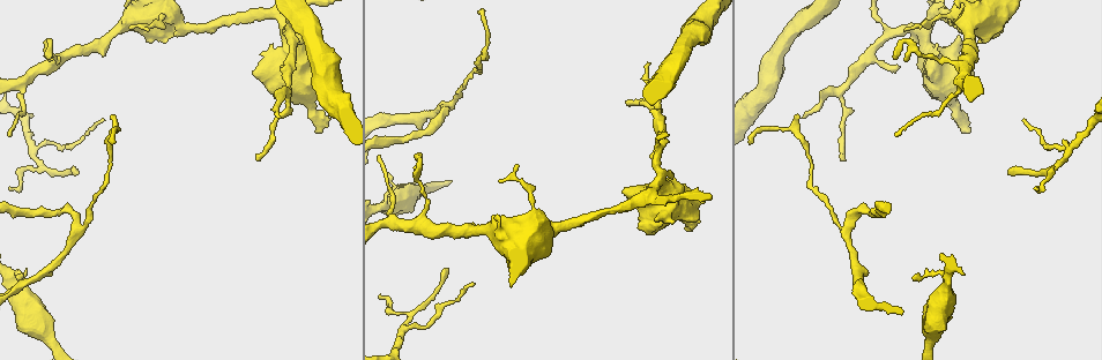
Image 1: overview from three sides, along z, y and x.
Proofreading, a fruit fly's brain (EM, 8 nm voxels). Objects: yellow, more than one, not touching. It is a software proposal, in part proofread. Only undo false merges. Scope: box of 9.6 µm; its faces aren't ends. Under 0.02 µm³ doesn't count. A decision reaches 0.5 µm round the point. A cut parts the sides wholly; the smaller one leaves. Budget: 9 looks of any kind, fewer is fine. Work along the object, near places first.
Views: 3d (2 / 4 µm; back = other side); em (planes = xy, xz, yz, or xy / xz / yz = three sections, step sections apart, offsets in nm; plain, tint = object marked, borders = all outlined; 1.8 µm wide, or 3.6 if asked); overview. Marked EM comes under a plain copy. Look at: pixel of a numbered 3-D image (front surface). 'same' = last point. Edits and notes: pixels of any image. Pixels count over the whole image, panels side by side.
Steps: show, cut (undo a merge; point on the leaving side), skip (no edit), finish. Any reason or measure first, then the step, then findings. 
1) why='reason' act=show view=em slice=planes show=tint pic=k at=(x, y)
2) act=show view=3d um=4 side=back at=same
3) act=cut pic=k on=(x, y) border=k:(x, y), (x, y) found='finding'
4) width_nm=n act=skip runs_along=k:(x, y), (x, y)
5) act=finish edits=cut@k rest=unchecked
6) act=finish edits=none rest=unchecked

why='three arms meet' act=show view=3d um=4 pic=1 at=(844, 231)

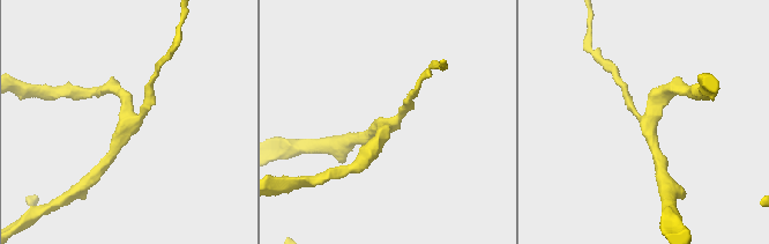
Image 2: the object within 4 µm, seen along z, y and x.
arms=3 act=show view=em um=3.6 slice=planes show=tint pic=2 at=(386, 123)

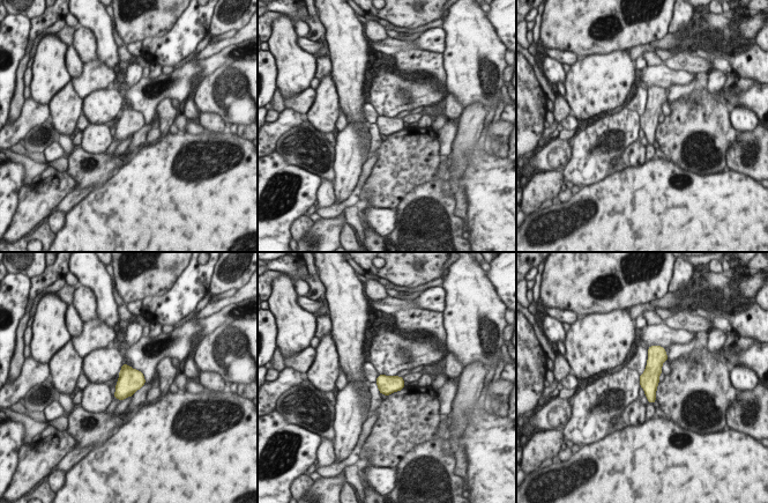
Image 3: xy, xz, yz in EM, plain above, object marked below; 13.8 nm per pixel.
act=skip runs_along=3:(653, 349), (651, 399) found='continuous, no second neuron'

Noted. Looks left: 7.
why='a fork' act=show view=em slice=xz step=4 show=tint pic=1 at=(54, 64)

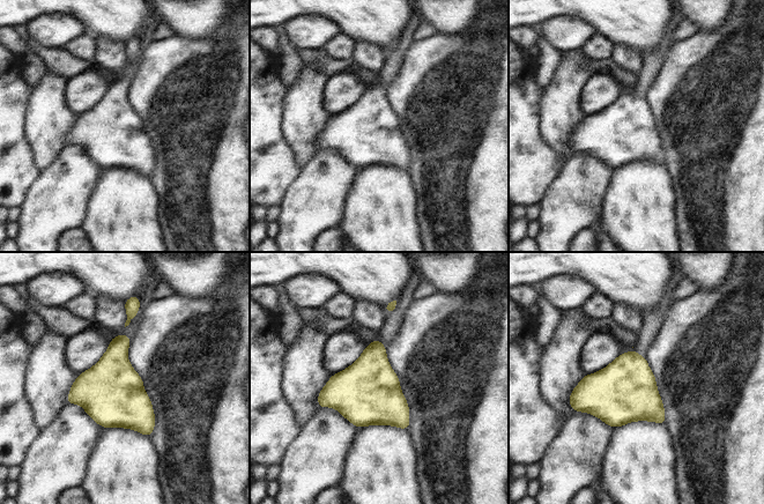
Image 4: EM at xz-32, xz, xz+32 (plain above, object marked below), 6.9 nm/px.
why='cut it another way' act=show view=em slice=yz step=4 show=tint at=same

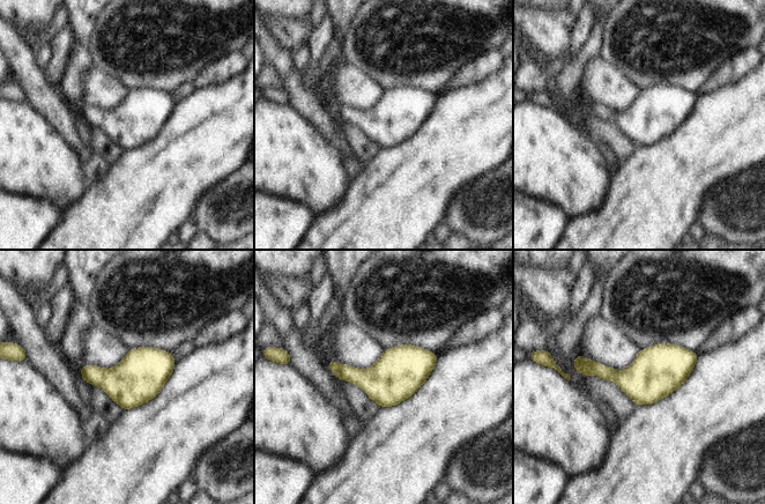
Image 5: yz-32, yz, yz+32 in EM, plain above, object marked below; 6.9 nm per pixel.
width_nm=340 act=skip found='continuous, no second neuron'

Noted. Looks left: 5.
why='sharp bend' act=show view=em um=3.6 slice=xz step=8 show=tint pic=1 at=(534, 244)

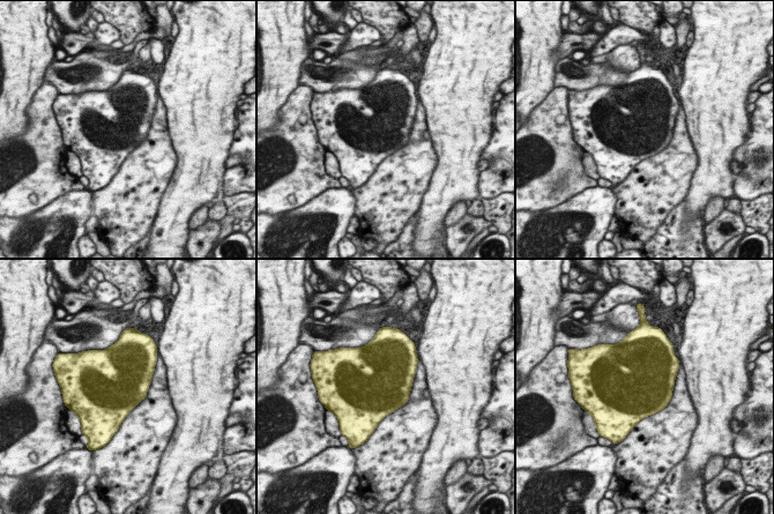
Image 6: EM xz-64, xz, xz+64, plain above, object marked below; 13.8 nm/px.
why='cut it another way' act=show view=em um=3.6 slice=planes show=tint at=same

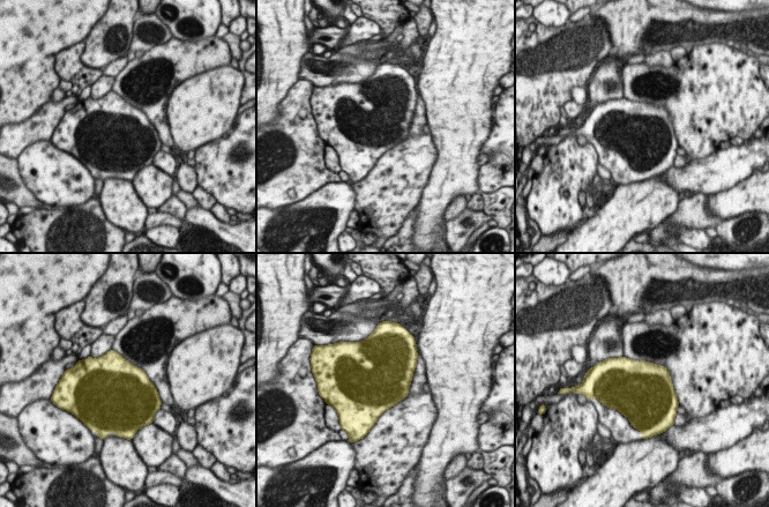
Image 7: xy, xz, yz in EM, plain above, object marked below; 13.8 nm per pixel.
act=skip found='all the same neuron'

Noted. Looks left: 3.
why='branch point' act=show view=em slice=planes show=tint pic=1 at=(1071, 152)

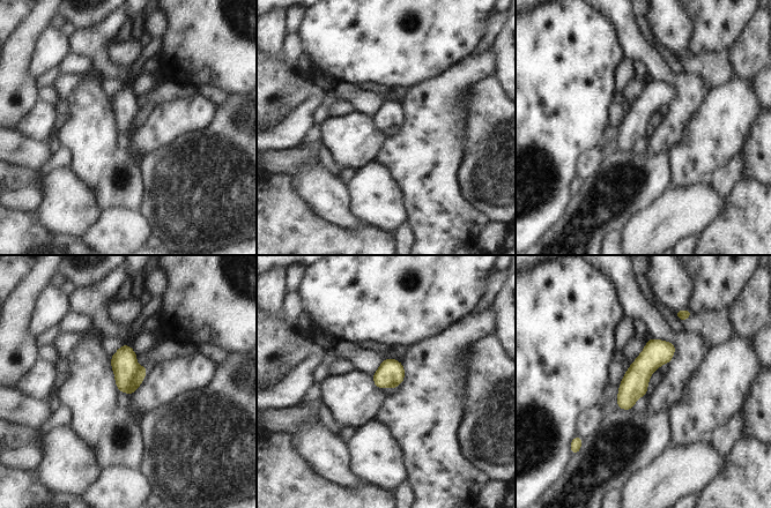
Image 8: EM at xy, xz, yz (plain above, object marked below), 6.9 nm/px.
act=skip runs_along=8:(669, 345), (636, 378), (621, 405) found='all the same neuron'

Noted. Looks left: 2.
act=finish edits=none rest=unchecked

